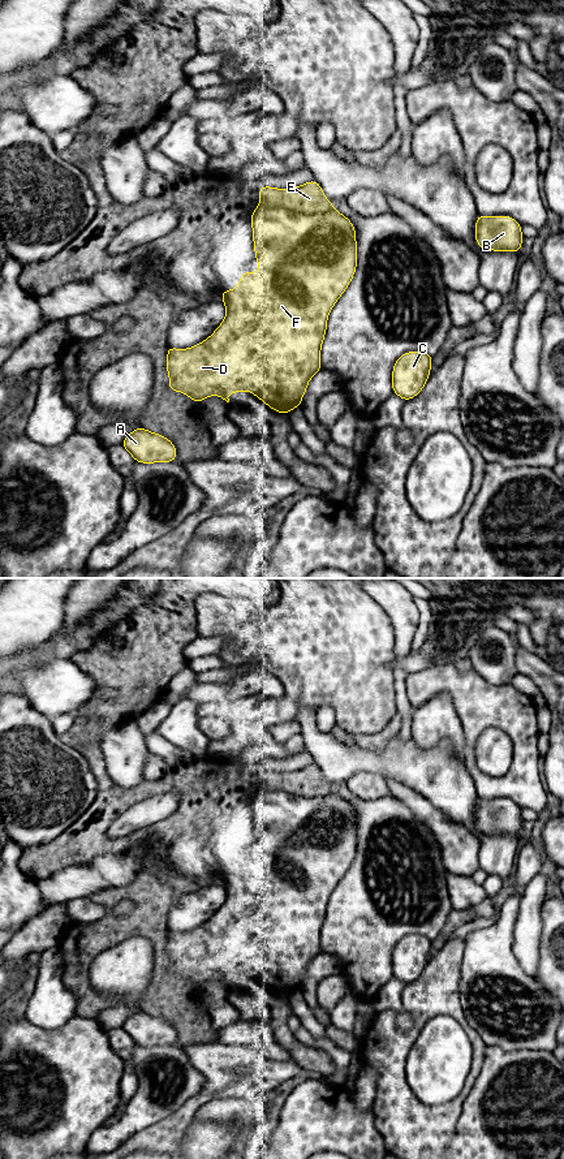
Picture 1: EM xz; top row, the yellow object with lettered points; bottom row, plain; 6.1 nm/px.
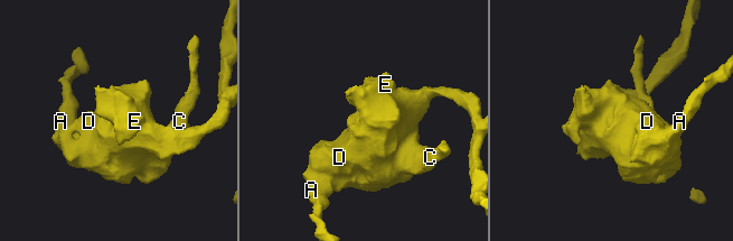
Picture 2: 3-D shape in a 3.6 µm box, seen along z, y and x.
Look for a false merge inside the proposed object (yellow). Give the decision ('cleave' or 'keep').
cleave

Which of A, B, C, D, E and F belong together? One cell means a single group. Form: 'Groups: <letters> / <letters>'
Groups: A B C D F / E

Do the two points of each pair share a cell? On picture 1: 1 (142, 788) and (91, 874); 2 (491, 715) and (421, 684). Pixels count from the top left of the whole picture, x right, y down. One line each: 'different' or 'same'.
1: different
2: same

